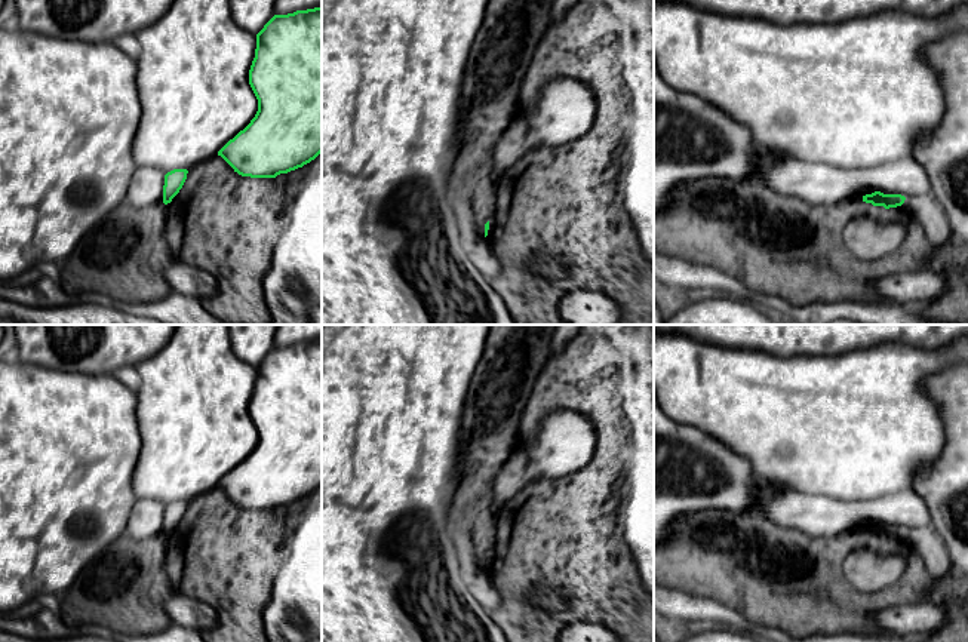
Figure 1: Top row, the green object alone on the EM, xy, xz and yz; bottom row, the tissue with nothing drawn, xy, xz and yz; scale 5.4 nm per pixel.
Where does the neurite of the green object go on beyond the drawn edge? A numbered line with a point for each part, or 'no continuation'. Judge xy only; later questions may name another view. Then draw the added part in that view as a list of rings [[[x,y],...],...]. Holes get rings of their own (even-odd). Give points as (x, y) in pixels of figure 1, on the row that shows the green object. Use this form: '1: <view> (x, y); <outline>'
no continuation

